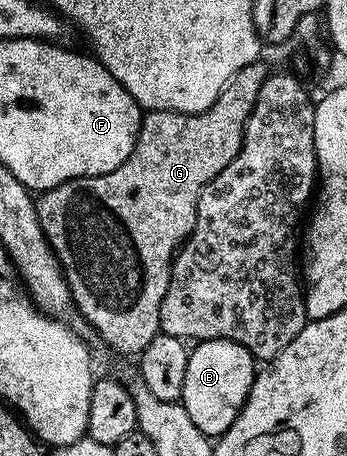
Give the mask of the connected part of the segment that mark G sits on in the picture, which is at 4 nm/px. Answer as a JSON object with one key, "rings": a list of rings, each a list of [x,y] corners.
{"rings":[[[263,64],[243,66],[206,112],[146,111],[141,133],[123,166],[107,174],[63,182],[57,188],[40,193],[36,201],[37,217],[65,271],[76,311],[81,311],[102,338],[125,356],[140,357],[151,338],[161,331],[161,307],[171,278],[173,258],[193,232],[203,190],[233,161],[235,154],[239,154],[245,123],[267,75]]]}

